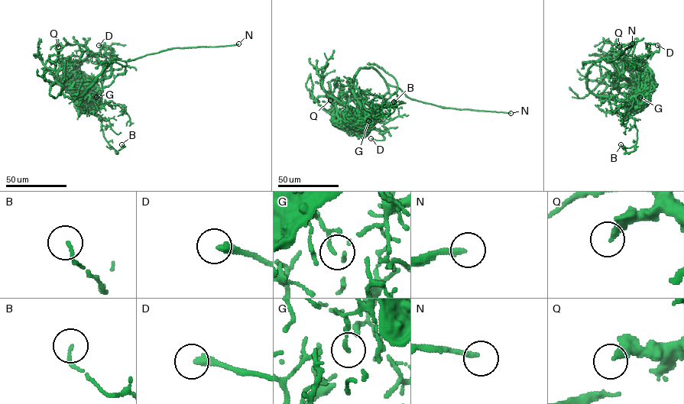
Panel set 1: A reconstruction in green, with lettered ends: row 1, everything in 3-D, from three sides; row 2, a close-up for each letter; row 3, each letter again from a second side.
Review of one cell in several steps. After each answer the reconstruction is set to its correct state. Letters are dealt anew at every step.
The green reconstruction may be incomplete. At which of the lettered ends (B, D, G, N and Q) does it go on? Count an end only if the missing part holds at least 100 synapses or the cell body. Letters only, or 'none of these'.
N

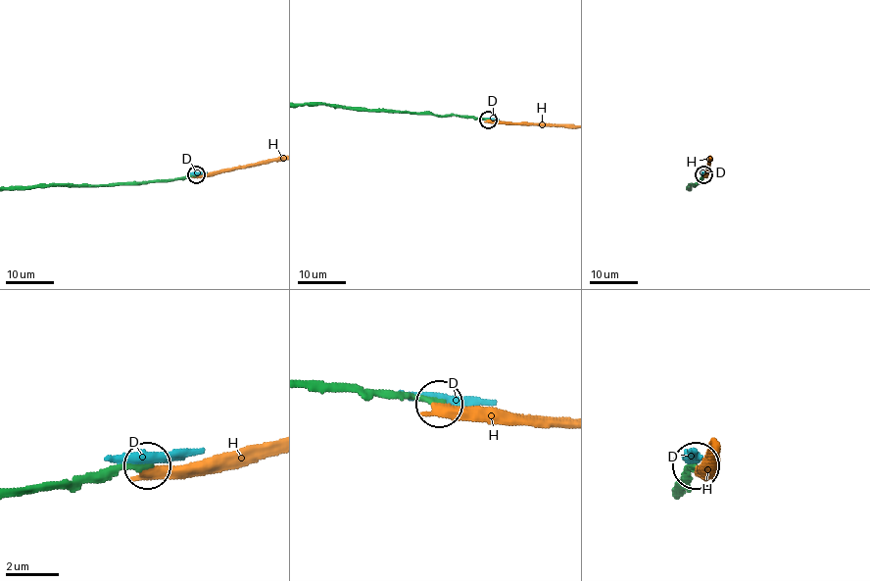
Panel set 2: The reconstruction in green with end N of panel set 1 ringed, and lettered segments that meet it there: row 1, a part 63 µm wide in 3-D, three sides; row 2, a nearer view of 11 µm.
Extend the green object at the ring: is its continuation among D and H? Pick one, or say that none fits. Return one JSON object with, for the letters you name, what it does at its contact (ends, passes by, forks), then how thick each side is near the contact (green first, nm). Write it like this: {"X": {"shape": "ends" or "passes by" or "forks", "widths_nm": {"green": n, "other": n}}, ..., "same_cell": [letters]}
{"same_cell": []}

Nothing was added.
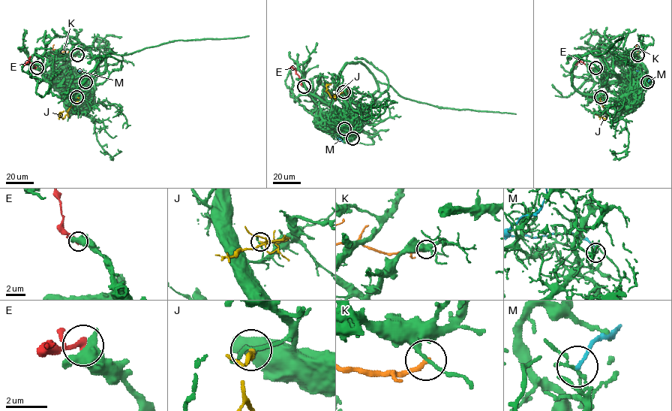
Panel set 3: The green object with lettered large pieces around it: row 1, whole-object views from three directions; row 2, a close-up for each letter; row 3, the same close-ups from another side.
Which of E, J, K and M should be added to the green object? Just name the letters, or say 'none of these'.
none of these

